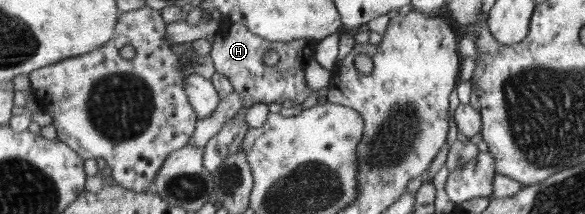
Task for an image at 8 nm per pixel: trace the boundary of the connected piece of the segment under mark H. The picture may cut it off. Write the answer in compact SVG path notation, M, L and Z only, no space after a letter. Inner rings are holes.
M225 22L214 36L211 44L210 59L216 72L222 73L230 80L233 89L242 95L242 105L248 109L255 103L283 103L286 99L298 104L312 93L306 87L304 67L312 57L312 43L308 39L290 41L288 43L268 41L258 34L252 33L240 22ZM273 49L279 54L276 65L270 67L263 62L266 51Z

